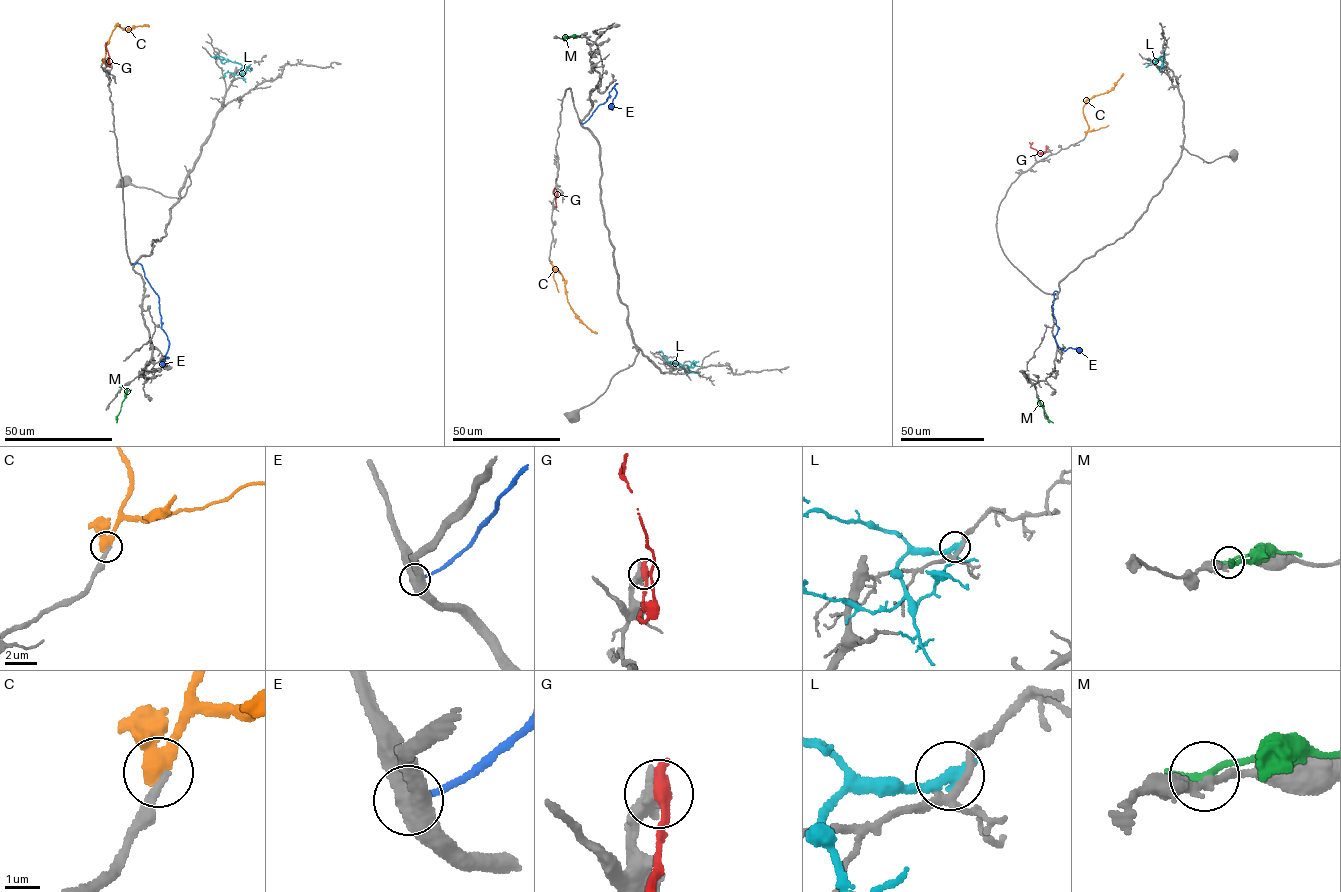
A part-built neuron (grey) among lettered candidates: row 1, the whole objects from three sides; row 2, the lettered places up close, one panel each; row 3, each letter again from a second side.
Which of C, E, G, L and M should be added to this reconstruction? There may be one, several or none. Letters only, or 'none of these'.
C

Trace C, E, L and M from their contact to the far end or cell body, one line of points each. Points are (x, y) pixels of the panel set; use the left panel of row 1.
C: (102, 62), (115, 26), (119, 24), (126, 31), (149, 25)
E: (133, 264), (141, 265), (144, 276), (158, 295), (161, 329), (169, 342), (165, 355), (168, 358), (161, 366)
L: (249, 66), (230, 61), (222, 63), (217, 56), (211, 56)
M: (121, 387), (126, 390), (126, 396), (116, 422)

